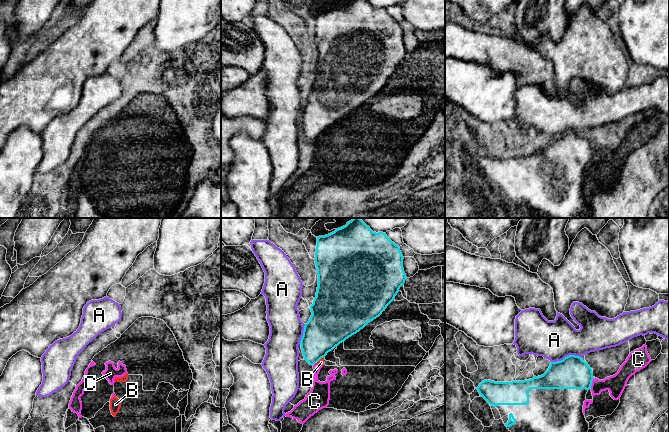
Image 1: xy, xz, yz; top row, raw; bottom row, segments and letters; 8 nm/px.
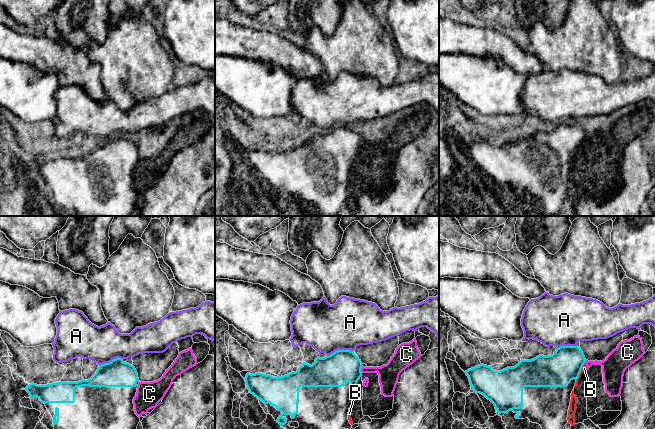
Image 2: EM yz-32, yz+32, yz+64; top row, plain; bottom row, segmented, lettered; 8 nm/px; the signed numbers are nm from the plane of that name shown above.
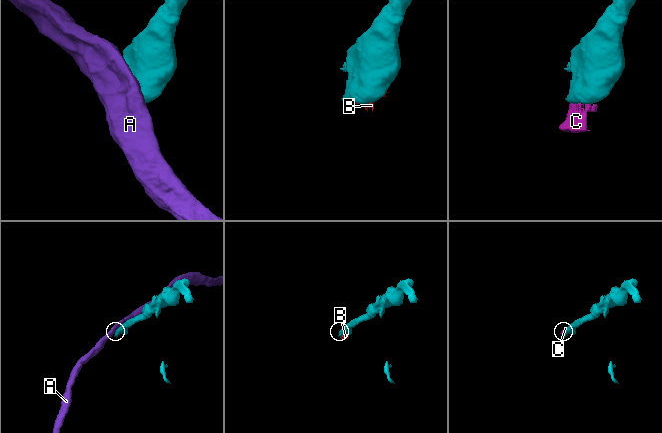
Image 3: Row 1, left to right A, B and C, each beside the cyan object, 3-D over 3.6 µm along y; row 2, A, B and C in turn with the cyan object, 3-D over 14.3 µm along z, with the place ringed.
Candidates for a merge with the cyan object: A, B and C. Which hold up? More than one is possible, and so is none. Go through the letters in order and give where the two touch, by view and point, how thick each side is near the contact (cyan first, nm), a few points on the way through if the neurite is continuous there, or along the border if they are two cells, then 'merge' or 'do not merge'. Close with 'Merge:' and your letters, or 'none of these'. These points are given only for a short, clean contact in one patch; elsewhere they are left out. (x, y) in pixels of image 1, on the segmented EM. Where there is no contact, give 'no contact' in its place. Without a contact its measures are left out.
A: meets cyan in yz at (567, 356); 260 nm thick on the cyan side, 320 nm on the other; do not merge
B: meets cyan in xz at (318, 360); 320 nm thick on the cyan side, 50 nm on the other; border along xz (323, 356), (314, 363); do not merge
C: meets cyan in yz at (591, 383); 260 nm thick on the cyan side, 150 nm on the other; border along yz (593, 378), (590, 387); do not merge
Merge: none of these

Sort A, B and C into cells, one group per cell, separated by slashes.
A / B C

